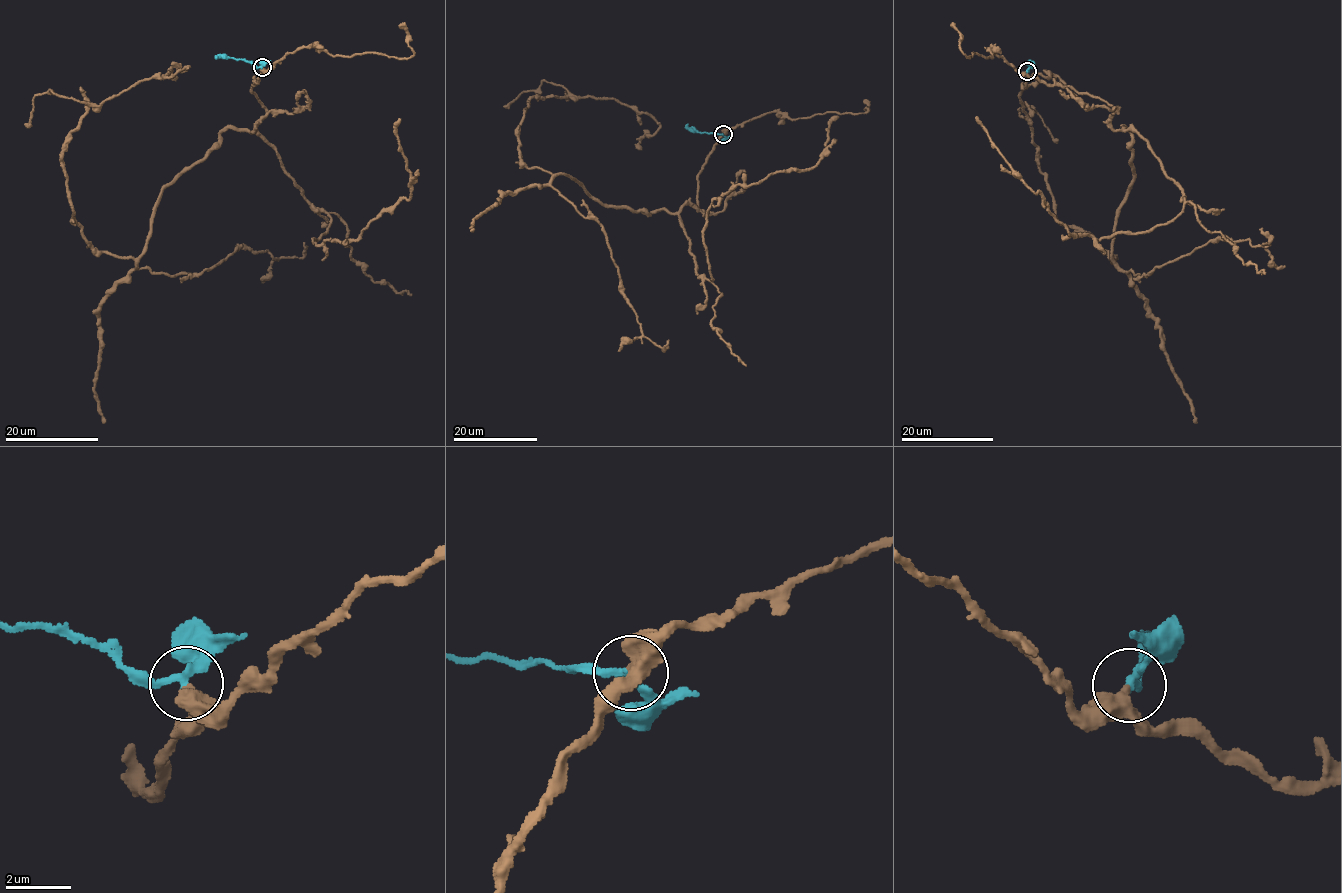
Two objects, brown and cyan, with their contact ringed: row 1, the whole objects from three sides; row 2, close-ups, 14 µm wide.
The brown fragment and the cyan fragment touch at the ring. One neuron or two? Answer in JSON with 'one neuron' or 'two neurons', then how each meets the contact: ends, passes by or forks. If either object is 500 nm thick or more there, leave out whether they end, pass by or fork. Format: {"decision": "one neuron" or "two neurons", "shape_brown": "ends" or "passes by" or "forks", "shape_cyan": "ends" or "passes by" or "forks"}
{"decision": "one neuron", "shape_brown": "passes by", "shape_cyan": "passes by"}

